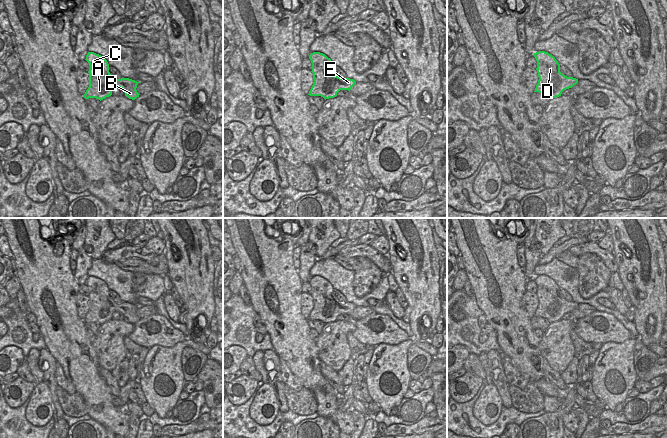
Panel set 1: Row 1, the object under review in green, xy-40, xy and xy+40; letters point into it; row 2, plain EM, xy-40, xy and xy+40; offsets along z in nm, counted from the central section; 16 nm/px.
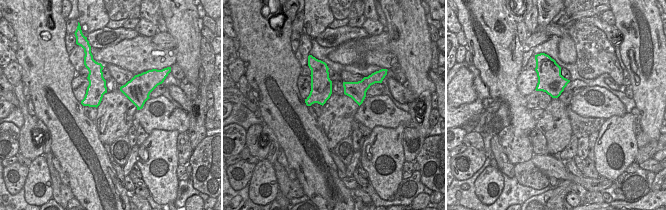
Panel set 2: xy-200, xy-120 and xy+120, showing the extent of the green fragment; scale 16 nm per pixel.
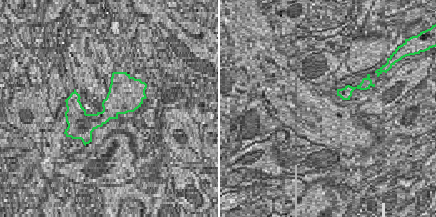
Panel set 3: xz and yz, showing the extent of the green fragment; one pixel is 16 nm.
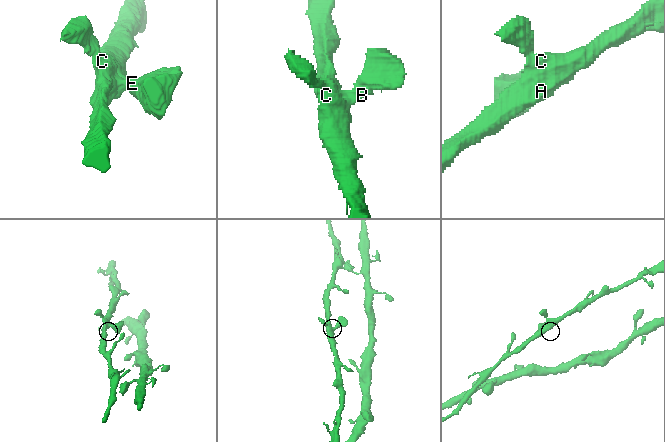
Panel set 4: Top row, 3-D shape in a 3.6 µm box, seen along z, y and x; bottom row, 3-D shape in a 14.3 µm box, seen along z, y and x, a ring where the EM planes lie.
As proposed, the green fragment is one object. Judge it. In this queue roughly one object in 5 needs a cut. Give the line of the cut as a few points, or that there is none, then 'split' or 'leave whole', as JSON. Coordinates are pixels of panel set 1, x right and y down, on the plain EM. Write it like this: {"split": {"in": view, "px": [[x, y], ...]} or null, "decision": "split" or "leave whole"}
{"split": null, "decision": "leave whole"}

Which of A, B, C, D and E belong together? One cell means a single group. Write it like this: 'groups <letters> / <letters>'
groups A B C D E

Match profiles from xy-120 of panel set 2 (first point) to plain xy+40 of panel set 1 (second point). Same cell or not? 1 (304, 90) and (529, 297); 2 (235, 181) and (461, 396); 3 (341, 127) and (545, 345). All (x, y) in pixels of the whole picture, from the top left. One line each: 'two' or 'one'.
1: one
2: one
3: one

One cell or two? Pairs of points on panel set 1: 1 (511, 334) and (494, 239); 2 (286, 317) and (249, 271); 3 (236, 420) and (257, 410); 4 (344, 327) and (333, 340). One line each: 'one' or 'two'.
1: one
2: one
3: two
4: one

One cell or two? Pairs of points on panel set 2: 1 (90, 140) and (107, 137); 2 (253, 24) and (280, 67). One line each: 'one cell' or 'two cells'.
1: two cells
2: one cell

